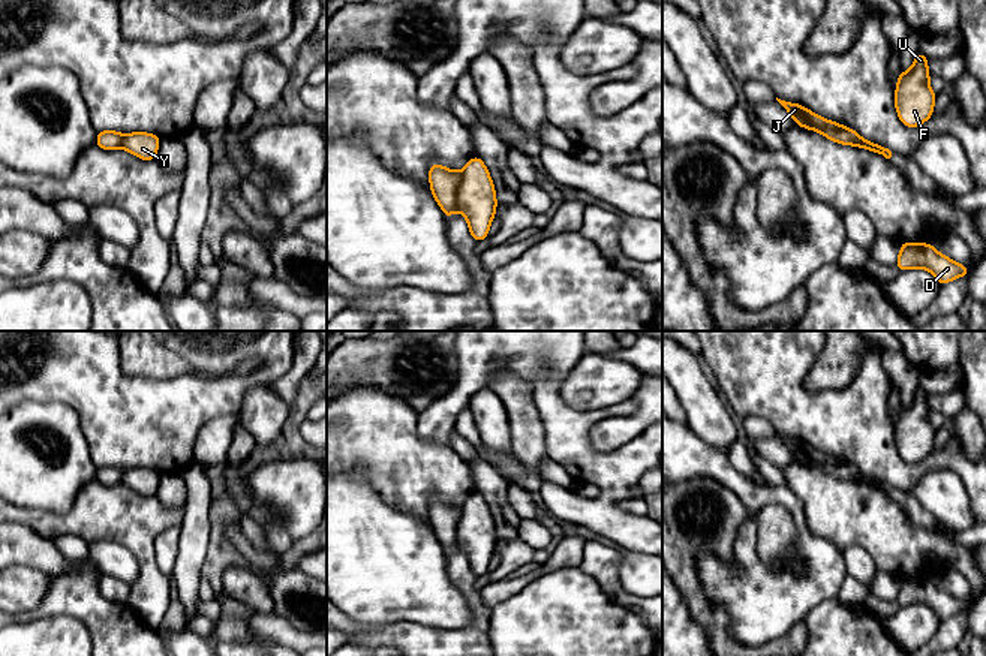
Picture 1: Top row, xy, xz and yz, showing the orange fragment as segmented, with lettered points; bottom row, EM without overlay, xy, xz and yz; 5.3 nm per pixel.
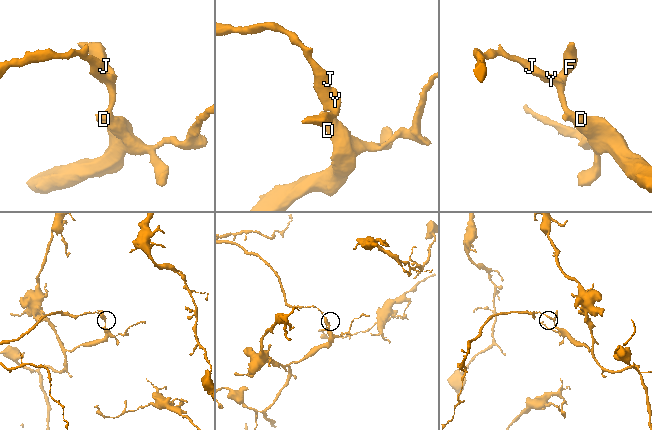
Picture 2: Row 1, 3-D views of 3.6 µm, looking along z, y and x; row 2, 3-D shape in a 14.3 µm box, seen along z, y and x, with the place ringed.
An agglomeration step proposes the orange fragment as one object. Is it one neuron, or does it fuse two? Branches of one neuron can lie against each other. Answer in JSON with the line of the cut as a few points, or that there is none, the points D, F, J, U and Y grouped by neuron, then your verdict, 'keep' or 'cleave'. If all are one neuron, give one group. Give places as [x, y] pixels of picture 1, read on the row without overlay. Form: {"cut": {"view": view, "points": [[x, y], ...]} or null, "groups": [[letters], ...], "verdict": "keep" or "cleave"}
{"cut": {"view": "xz", "points": [[462, 511], [456, 542]]}, "groups": [["D", "F", "U", "Y"], ["J"]], "verdict": "cleave"}

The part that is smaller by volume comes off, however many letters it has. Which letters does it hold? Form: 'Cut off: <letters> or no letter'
Cut off: J

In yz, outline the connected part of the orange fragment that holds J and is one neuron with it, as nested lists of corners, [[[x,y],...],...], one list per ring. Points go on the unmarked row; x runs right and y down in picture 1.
[[[778,433],[776,436],[787,445],[800,463],[820,467],[823,472],[842,481],[856,481],[860,475],[860,470],[856,466],[826,455],[799,439],[785,437]]]

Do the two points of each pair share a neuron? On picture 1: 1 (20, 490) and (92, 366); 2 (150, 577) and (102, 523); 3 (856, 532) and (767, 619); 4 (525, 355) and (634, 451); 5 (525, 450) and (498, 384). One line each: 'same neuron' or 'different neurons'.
1: different neurons
2: same neuron
3: different neurons
4: same neuron
5: same neuron

